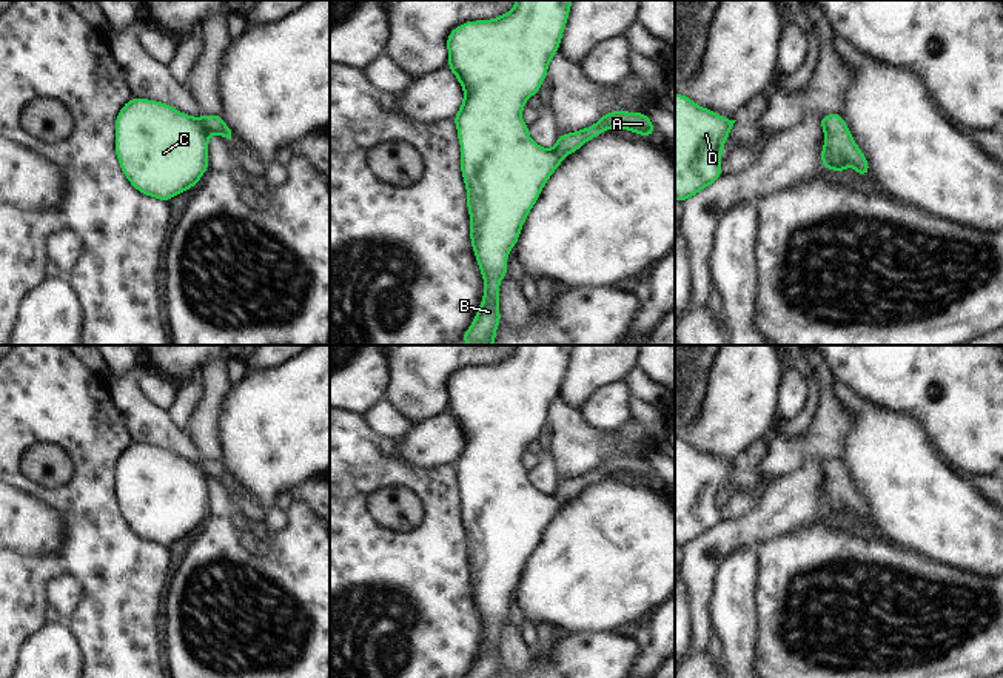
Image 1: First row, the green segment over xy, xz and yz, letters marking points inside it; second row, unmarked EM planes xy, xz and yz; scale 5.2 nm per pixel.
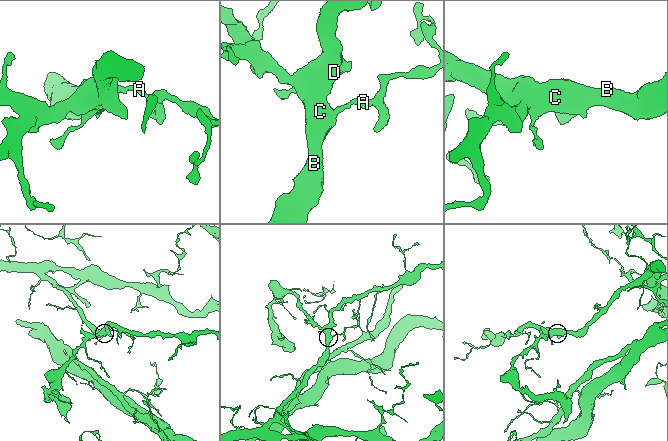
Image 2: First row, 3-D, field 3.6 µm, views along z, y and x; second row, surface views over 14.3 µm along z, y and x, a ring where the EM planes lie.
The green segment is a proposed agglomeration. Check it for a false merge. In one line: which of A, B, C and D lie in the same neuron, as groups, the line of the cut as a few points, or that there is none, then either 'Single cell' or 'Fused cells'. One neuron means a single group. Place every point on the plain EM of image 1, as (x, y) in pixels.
Groups: A B C D. No split. Single cell.

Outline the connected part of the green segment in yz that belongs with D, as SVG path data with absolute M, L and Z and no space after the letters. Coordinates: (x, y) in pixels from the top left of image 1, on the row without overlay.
M675 438L675 545L687 545L723 521L723 490L735 467Z

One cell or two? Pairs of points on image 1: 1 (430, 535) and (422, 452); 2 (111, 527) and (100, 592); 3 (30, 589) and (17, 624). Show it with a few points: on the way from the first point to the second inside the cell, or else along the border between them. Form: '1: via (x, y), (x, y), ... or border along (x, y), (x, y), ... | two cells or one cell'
1: border along (395, 444), (405, 458), (416, 464), (452, 464) | two cells
2: via (108, 543), (108, 577) | one cell
3: via (20, 598), (17, 601), (17, 615) | one cell

